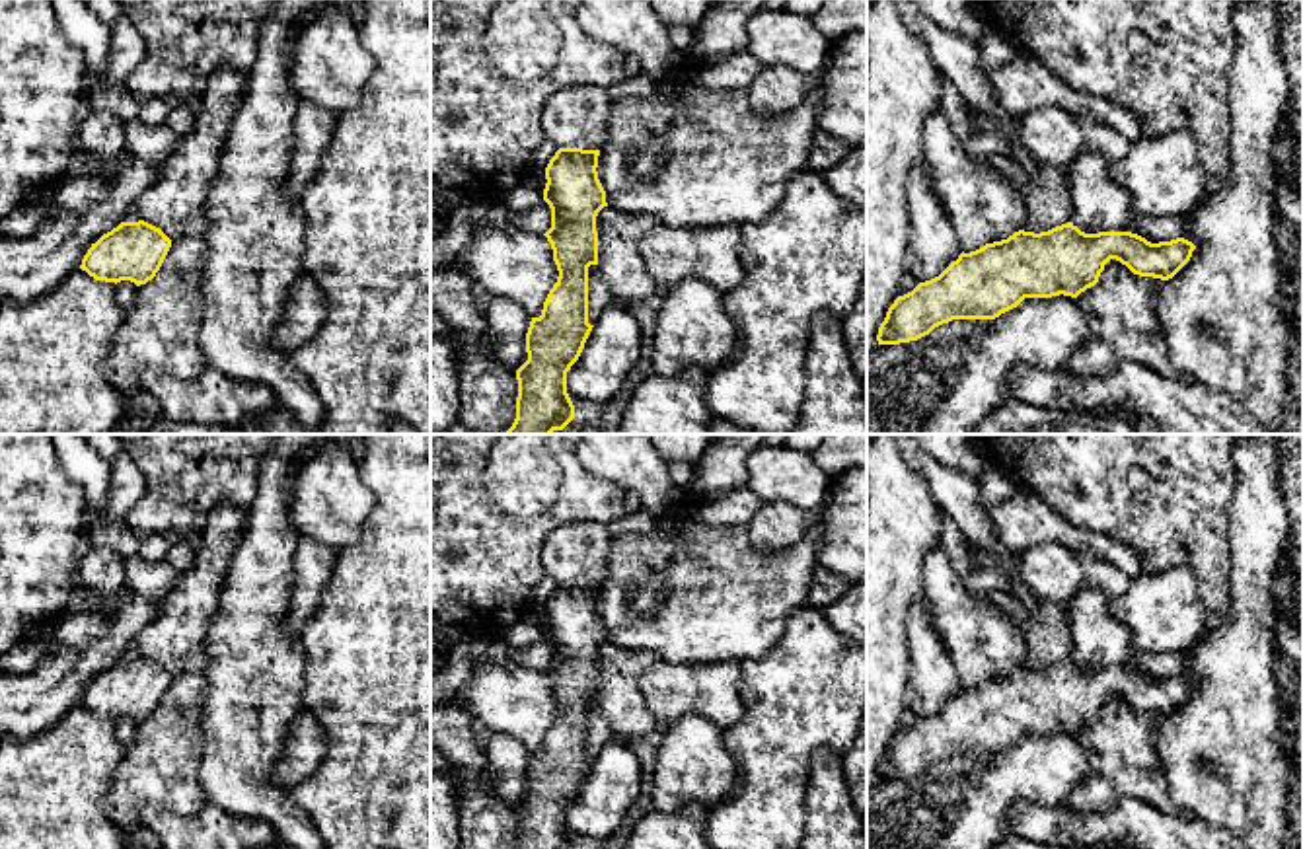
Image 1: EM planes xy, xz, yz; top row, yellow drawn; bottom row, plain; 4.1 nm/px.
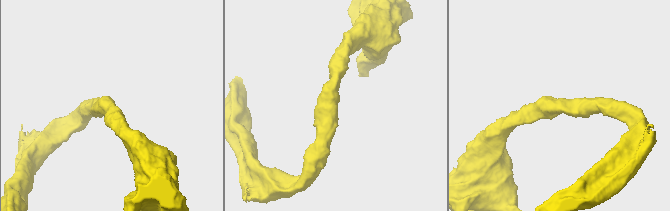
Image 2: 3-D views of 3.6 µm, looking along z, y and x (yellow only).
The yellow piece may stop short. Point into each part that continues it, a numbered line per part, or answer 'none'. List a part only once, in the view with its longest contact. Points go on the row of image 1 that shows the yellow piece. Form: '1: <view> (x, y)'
none

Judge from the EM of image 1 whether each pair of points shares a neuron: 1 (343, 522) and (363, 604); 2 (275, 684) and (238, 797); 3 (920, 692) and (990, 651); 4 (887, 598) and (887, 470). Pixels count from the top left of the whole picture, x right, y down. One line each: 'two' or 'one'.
1: two
2: one
3: two
4: one

